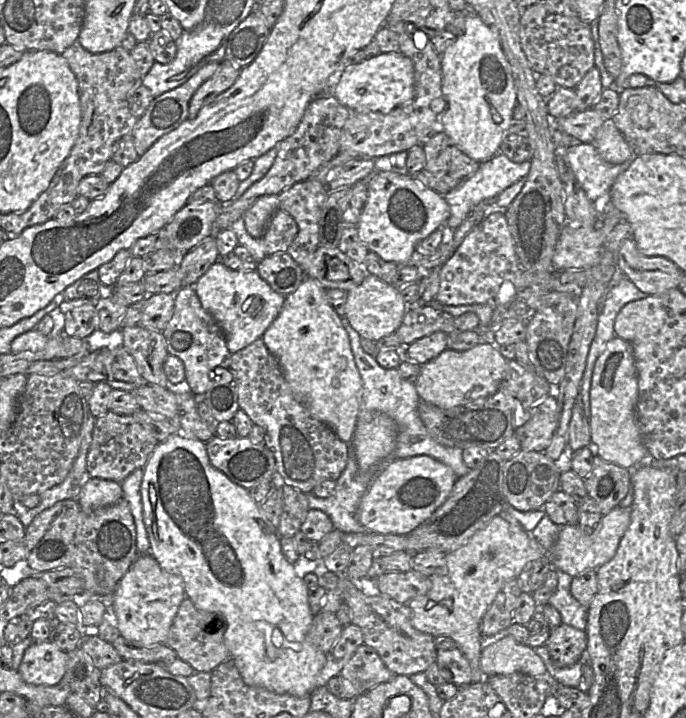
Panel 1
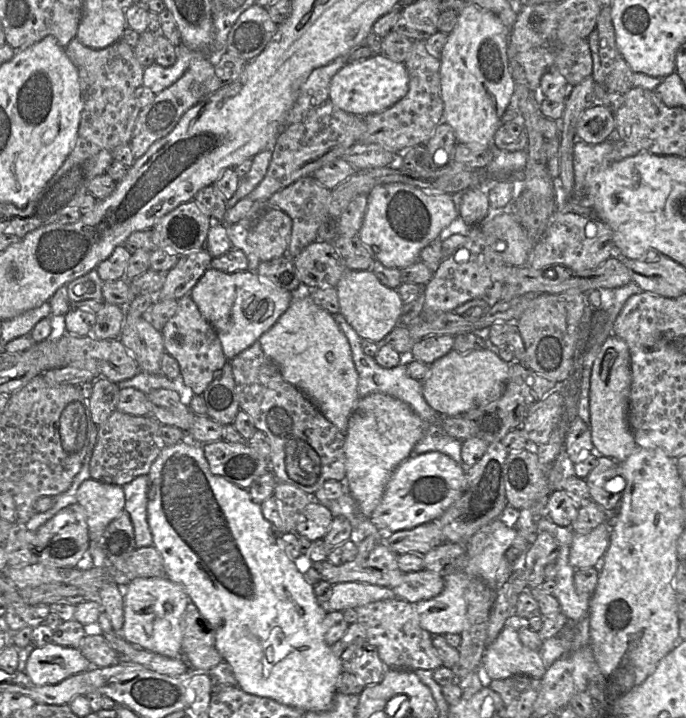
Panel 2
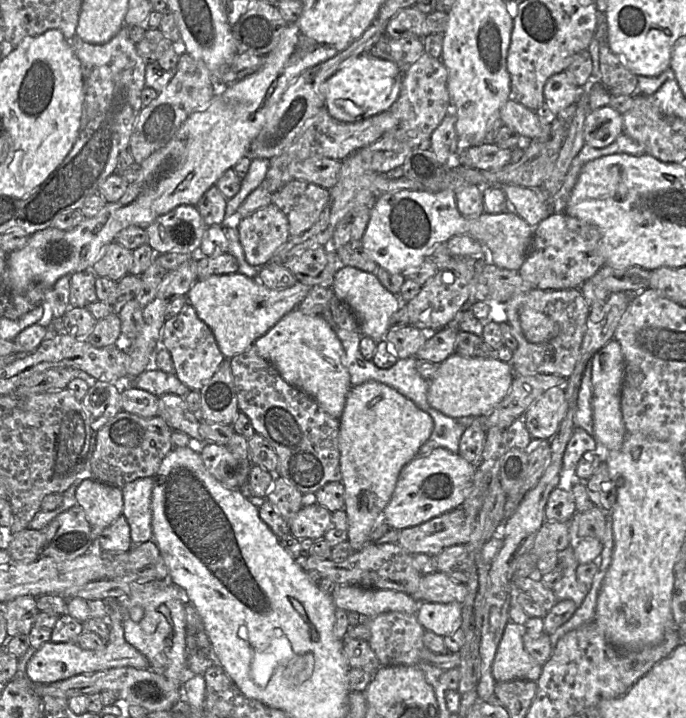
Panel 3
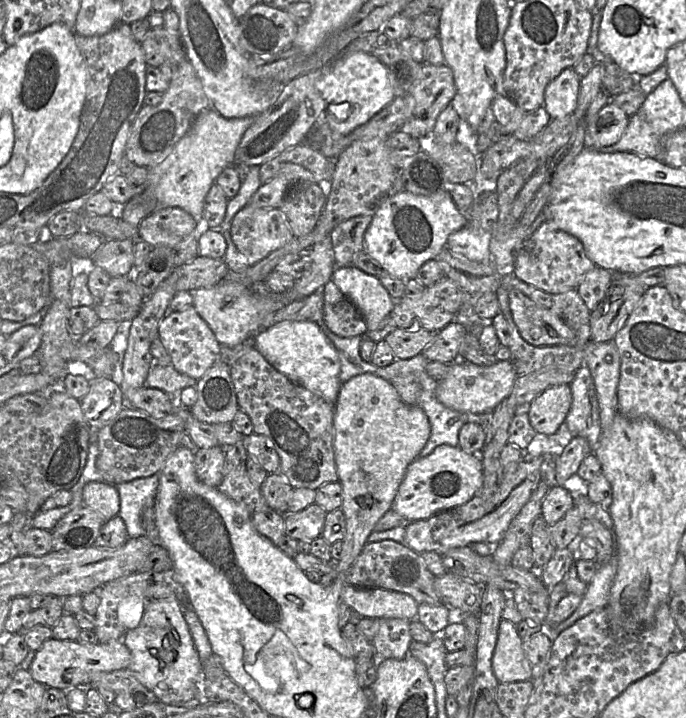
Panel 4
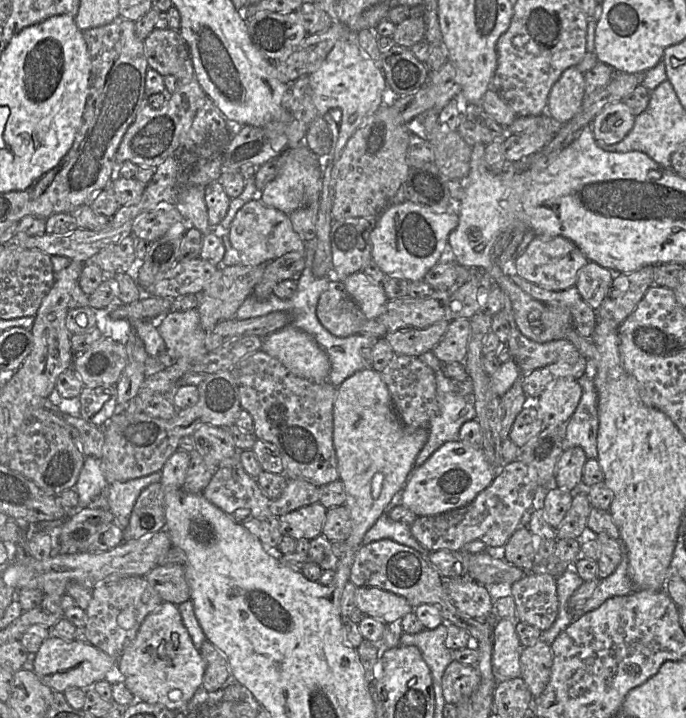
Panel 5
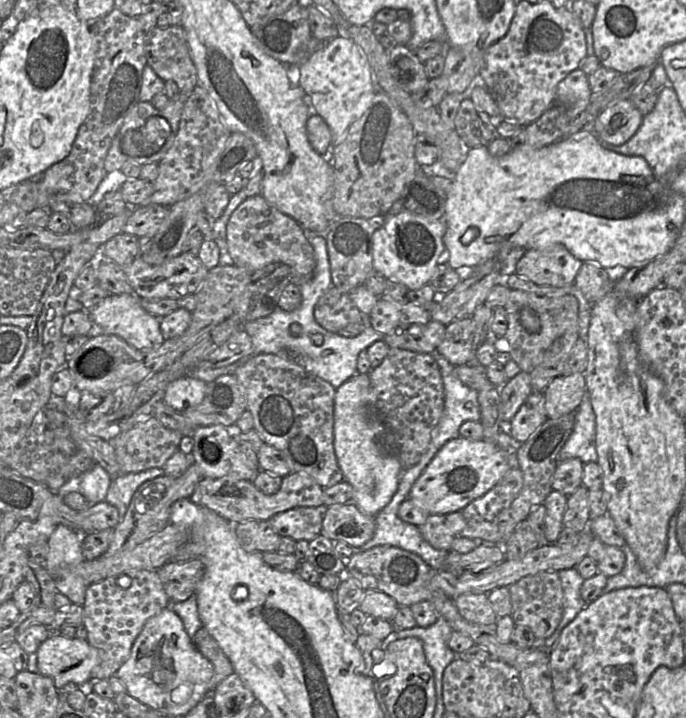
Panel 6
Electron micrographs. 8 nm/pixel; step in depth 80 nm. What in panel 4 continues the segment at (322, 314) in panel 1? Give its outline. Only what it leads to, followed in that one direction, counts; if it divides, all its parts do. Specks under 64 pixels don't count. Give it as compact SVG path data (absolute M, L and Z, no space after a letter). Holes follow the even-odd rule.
M311 320L279 322L267 329L261 330L254 336L254 348L289 380L317 394L328 403L335 404L342 384L339 380L339 355L334 345L317 323Z

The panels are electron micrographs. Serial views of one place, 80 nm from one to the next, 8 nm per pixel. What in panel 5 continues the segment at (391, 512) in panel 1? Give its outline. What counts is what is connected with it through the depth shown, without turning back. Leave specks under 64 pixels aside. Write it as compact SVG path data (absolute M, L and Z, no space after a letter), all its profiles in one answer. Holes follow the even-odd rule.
M460 440L448 441L421 466L412 469L401 491L400 504L418 517L441 514L472 502L495 477L481 447L473 447Z

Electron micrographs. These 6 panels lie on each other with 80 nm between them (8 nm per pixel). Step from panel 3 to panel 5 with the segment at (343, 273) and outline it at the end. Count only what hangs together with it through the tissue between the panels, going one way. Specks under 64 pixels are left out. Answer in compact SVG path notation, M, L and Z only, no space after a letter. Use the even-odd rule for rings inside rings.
M363 271L349 275L343 284L367 320L375 320L384 311L388 299L382 284L372 281Z

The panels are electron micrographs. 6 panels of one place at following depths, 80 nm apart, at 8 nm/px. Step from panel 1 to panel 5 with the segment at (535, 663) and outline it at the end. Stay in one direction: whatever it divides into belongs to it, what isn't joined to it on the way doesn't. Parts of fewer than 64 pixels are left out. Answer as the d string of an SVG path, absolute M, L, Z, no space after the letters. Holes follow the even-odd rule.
M498 618L494 625L492 670L499 681L521 677L520 655L524 647L516 632L516 622Z

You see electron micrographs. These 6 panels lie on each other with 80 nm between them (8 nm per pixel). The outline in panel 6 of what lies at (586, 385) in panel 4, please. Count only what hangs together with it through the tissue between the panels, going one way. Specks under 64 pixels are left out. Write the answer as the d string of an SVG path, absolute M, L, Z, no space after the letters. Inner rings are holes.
M587 391L575 412L573 431L558 455L558 463L570 458L579 458L584 464L598 460L596 417Z

